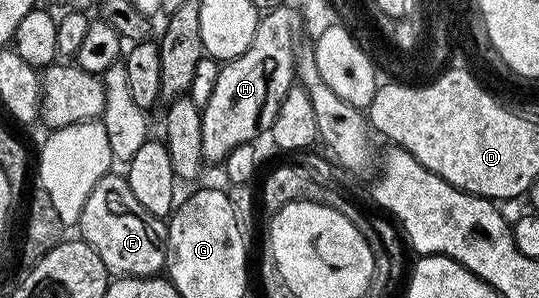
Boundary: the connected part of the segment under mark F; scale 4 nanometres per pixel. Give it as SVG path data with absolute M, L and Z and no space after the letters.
M124 175L99 178L83 206L79 236L103 258L103 266L114 277L156 276L165 268L169 229L162 217L151 214L131 194Z

